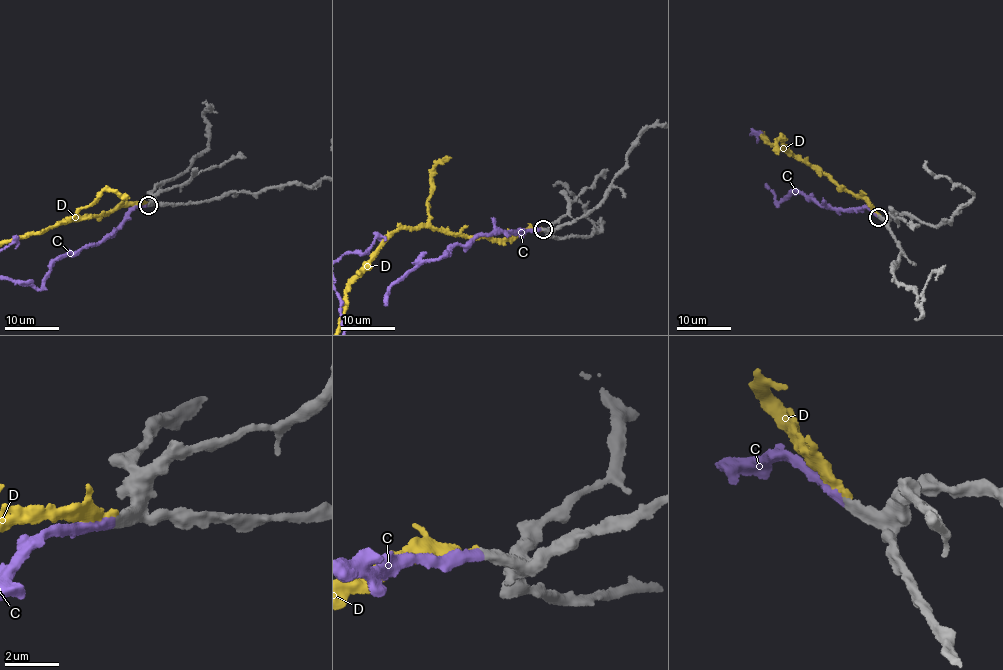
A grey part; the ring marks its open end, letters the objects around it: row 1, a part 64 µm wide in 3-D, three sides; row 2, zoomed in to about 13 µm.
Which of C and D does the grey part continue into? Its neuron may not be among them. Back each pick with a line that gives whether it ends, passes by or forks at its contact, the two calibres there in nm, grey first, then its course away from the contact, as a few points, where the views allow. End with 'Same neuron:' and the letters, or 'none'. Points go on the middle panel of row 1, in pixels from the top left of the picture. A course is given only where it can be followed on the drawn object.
C: It ends there. Thickness 400 nm (grey) against 360 nm
Same neuron: C

